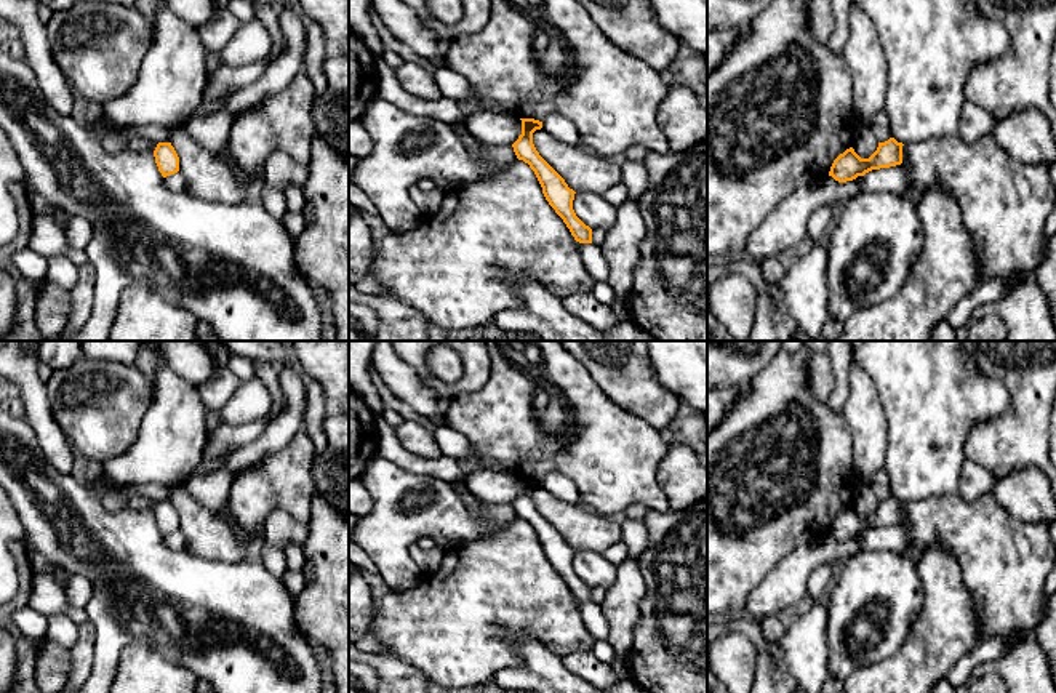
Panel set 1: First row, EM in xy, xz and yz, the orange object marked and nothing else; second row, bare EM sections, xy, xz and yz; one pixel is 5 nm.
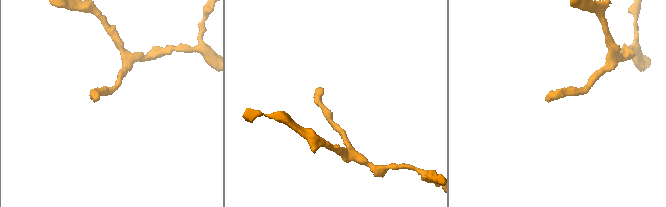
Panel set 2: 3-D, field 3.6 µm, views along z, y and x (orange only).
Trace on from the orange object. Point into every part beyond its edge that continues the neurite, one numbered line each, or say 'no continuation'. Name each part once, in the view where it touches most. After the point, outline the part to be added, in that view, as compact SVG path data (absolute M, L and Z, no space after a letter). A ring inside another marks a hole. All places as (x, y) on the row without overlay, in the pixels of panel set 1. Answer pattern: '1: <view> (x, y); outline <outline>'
no continuation

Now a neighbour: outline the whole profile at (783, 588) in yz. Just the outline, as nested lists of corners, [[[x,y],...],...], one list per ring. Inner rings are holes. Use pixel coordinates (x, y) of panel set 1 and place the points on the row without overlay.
[[[832,535],[800,543],[768,576],[750,592],[742,615],[763,621],[790,610],[806,592],[808,576],[819,563],[838,565],[862,551],[862,535],[838,541]]]

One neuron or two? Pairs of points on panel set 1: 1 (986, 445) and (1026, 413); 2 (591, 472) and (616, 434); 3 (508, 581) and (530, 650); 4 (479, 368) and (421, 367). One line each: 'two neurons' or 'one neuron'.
1: one neuron
2: one neuron
3: two neurons
4: one neuron

